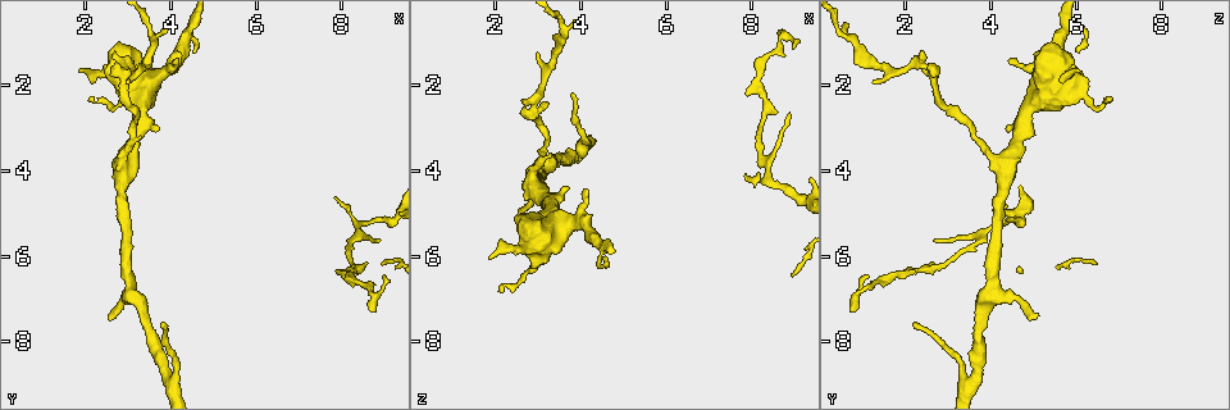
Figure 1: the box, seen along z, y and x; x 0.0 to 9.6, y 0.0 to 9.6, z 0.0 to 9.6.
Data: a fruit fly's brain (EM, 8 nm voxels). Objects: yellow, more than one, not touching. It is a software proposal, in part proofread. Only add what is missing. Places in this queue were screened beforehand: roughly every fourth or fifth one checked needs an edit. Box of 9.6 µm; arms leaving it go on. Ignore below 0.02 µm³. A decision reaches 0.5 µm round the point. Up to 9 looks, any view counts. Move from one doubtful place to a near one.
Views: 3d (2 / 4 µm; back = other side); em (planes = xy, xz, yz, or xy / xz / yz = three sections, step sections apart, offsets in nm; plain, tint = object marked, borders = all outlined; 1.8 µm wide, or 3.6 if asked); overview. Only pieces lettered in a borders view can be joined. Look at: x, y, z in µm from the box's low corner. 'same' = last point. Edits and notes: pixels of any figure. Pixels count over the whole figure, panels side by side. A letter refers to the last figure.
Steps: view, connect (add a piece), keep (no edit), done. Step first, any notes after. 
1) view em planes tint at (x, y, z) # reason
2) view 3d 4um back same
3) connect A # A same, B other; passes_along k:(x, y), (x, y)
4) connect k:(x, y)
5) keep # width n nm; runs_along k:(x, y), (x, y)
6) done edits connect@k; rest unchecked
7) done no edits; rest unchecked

view 3d 4um at (3.85, 7.60, 2.20) # tapers out

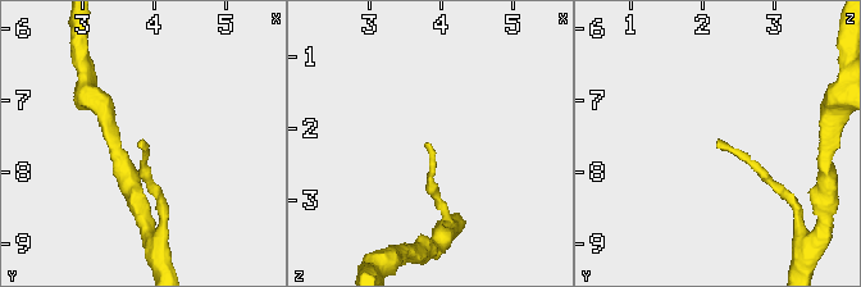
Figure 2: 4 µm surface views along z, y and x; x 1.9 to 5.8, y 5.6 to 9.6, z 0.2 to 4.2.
view em planes borders at (3.80, 7.50, 2.20)

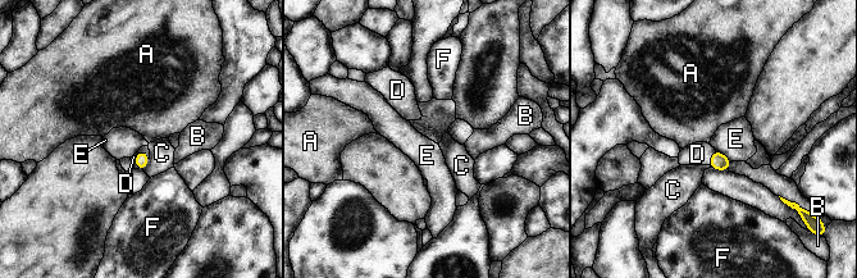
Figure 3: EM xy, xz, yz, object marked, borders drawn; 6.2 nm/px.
connect D # width 90 nm; A other, B other, C other, D same, E other, F other; passes_along 3:(141, 160), (135, 158), (144, 147); it goes on there

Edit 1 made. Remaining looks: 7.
view overview # redraw

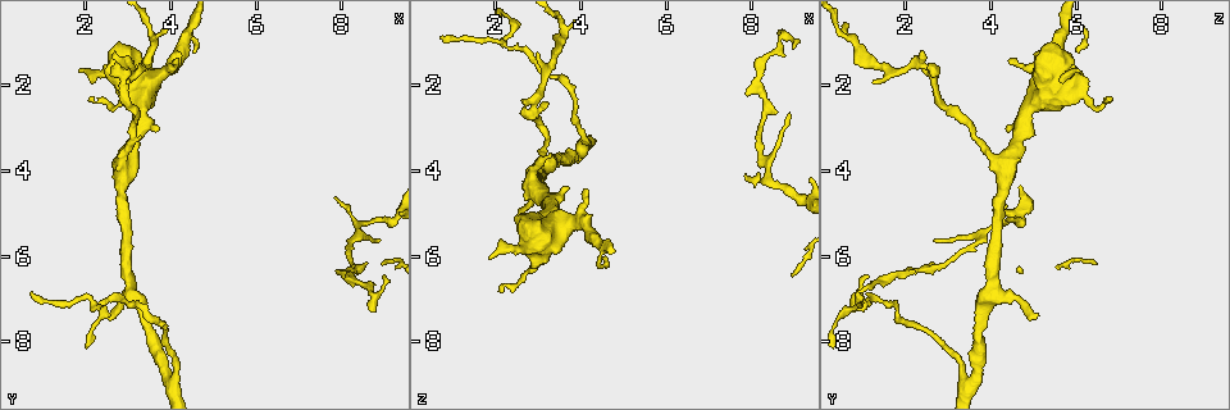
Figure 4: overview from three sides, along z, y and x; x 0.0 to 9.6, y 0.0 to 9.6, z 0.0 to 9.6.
view 3d 4um back at (1.85, 1.60, 6.05) # branch stops here

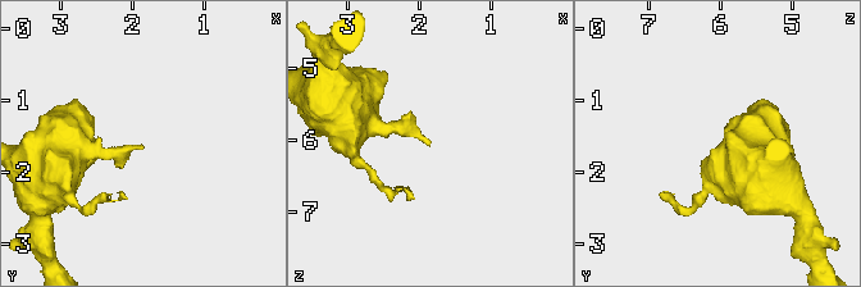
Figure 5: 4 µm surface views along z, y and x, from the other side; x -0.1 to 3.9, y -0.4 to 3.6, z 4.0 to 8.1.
view em xz step 8 borders at (1.85, 1.70, 6.10)

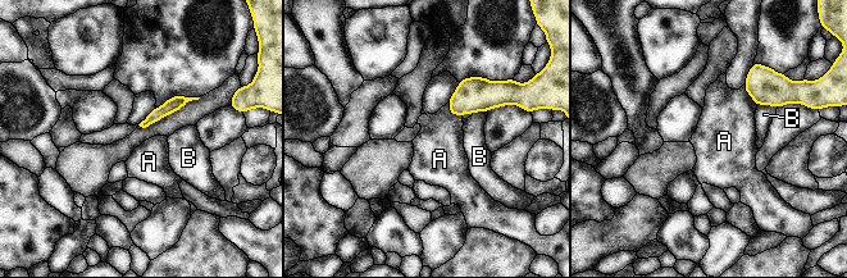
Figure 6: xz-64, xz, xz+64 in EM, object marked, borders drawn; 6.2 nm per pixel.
view em planes borders same

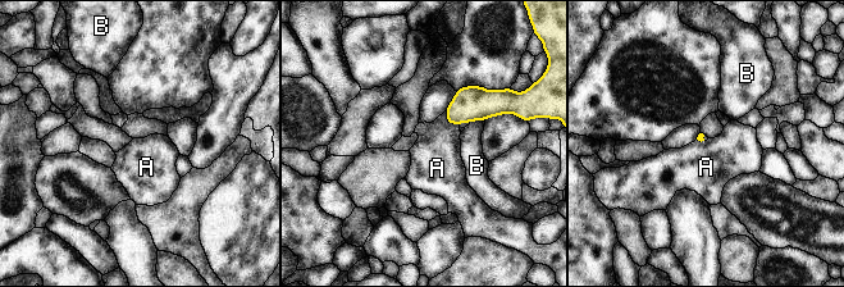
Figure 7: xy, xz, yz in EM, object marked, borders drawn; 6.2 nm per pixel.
keep # A other, B other; none of them fits

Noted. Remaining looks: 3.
view 3d 4um at (3.70, 3.10, 4.40) # branch stops here

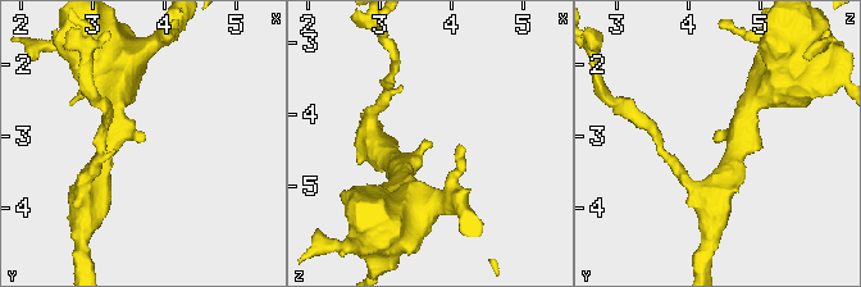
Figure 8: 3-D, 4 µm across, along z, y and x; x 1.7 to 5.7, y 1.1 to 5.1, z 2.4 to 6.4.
view em 3.6um planes tint at (3.65, 3.10, 4.40) # need the tissue

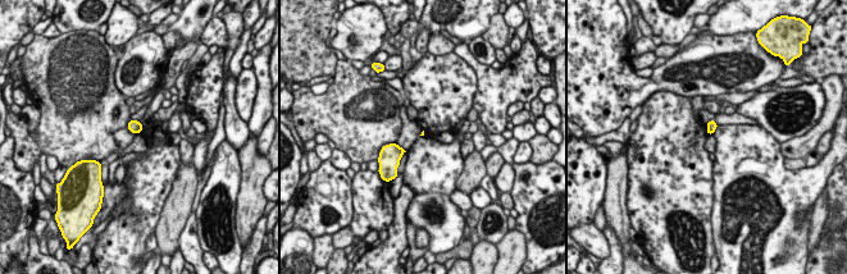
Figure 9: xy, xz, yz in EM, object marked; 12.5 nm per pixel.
view em 3.6um planes borders same

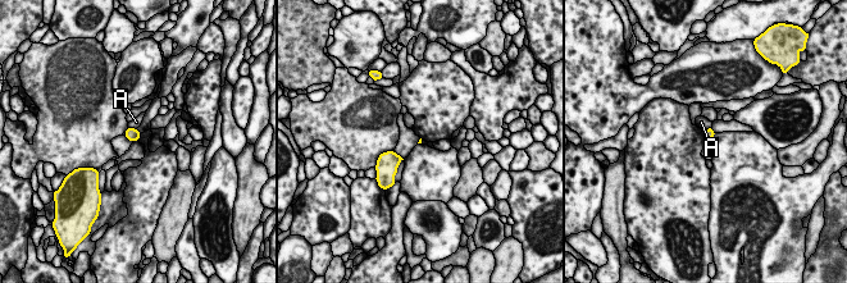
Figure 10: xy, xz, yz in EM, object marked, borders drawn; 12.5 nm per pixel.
keep # A other; border 10:(127, 127), (136, 129); no lettered piece goes on from it

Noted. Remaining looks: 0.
done edits connect@3; rest unchecked

